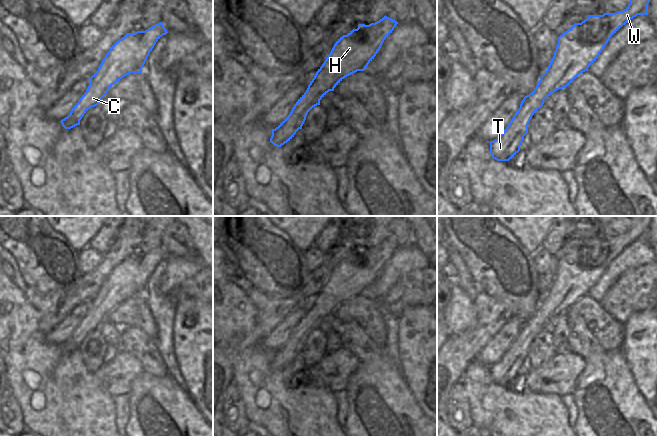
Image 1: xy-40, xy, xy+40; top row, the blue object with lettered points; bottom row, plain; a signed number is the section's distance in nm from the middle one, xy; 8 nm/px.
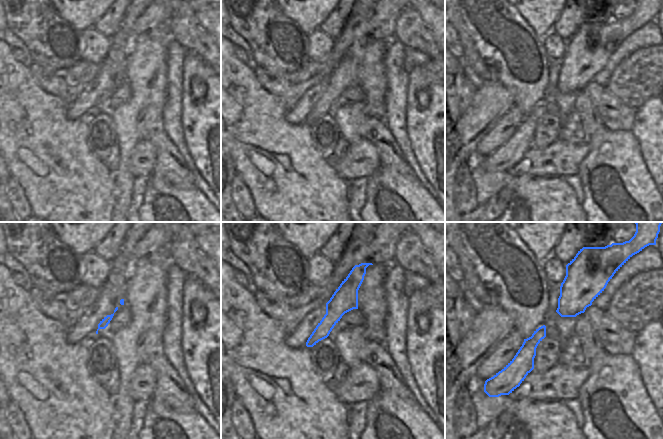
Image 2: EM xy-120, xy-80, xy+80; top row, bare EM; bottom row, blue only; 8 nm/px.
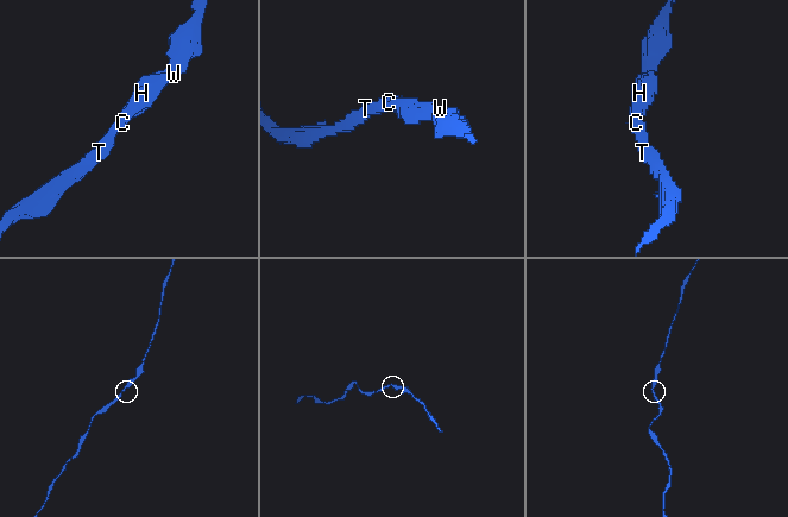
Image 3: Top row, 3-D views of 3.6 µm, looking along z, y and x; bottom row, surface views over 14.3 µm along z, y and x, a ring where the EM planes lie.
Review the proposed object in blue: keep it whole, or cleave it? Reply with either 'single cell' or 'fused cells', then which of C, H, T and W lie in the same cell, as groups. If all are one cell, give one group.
single cell | C H T W

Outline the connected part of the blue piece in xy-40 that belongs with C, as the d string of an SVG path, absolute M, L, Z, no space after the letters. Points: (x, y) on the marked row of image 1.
M162 22L145 31L127 33L116 41L98 70L90 77L90 84L70 114L60 122L65 129L80 125L80 120L91 108L99 104L108 90L131 73L142 73L142 68L156 42L168 32Z

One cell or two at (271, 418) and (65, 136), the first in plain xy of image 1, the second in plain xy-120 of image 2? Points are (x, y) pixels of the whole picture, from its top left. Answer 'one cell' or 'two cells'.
one cell

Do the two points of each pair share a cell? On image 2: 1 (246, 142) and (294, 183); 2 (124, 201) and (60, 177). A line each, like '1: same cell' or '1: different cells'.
1: same cell
2: different cells

